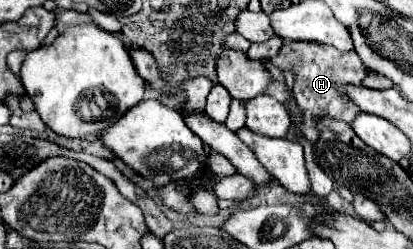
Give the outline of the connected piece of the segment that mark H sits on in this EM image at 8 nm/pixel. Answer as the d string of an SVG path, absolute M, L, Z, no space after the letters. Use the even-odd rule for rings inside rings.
M285 43L279 49L279 53L275 55L275 59L271 59L271 63L275 67L279 67L281 71L293 71L293 75L295 75L293 95L295 95L297 107L303 113L301 127L295 129L291 125L285 139L297 141L299 137L303 137L311 145L315 145L319 141L317 125L321 123L323 117L345 121L347 125L351 125L353 119L361 113L359 107L345 95L347 85L359 87L363 77L367 75L367 69L363 67L357 53L353 53L353 51L351 53L341 53L335 47L323 45L323 43Z

